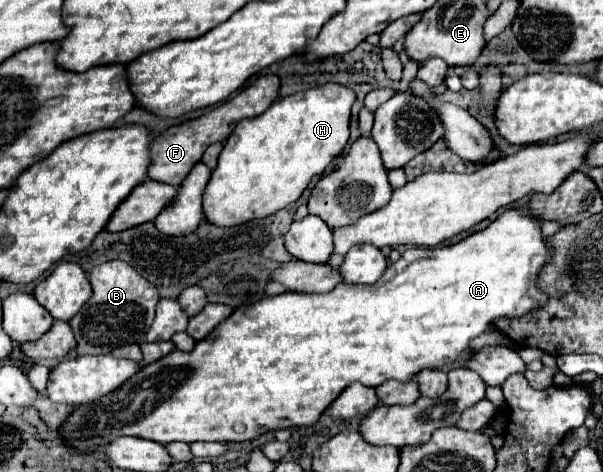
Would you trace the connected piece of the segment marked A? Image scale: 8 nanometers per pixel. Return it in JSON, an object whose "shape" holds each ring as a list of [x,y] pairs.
{"shape":[[[509,208],[505,210],[497,220],[493,220],[485,230],[479,230],[467,238],[463,238],[457,244],[451,246],[443,246],[443,248],[421,248],[417,250],[407,250],[403,252],[403,256],[389,264],[385,274],[371,286],[363,286],[363,284],[337,284],[331,292],[325,294],[297,294],[297,292],[283,292],[277,296],[265,296],[259,302],[251,304],[245,312],[243,318],[239,322],[235,322],[233,326],[233,316],[229,316],[229,320],[225,320],[221,326],[217,326],[217,330],[213,330],[213,334],[209,334],[209,338],[203,338],[197,342],[197,346],[191,352],[183,352],[183,350],[173,350],[173,354],[167,354],[165,358],[161,358],[161,362],[153,362],[149,366],[143,366],[129,382],[125,382],[125,386],[121,386],[121,390],[115,390],[113,394],[107,394],[105,398],[101,398],[101,402],[93,402],[89,406],[77,406],[75,412],[71,414],[69,422],[65,422],[67,430],[63,432],[63,436],[69,440],[69,444],[73,444],[79,450],[93,450],[95,446],[103,446],[105,442],[111,442],[113,438],[119,436],[137,436],[137,438],[147,438],[147,440],[155,440],[159,444],[167,444],[167,442],[197,442],[197,440],[205,440],[205,442],[243,442],[243,440],[253,440],[257,436],[263,434],[263,430],[279,430],[279,428],[291,428],[291,426],[311,426],[319,420],[319,416],[323,414],[323,410],[351,384],[351,382],[361,382],[365,386],[379,386],[385,380],[411,380],[419,370],[425,368],[443,368],[449,366],[453,362],[457,362],[463,354],[469,354],[469,342],[479,336],[485,334],[489,330],[493,330],[493,320],[497,318],[513,318],[513,316],[525,316],[525,314],[533,314],[535,310],[543,308],[547,304],[547,294],[537,286],[537,278],[541,268],[551,260],[551,250],[547,244],[547,238],[541,232],[541,218],[533,216],[527,208]]]}

